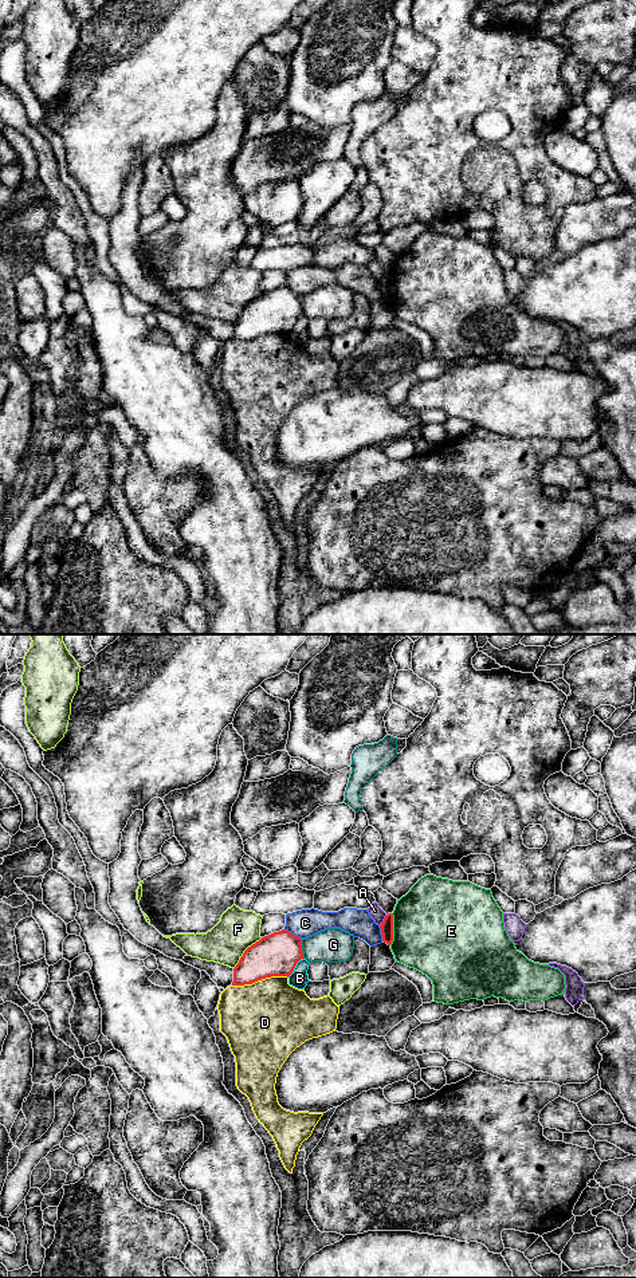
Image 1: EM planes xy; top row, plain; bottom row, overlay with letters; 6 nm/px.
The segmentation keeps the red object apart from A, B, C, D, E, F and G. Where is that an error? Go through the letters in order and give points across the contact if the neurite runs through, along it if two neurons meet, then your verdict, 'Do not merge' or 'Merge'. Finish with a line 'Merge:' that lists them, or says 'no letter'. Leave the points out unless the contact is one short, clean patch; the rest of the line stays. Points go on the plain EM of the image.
A: Boundary: xy (387, 271), (380, 282). Do not merge
B: Boundary: xy (302, 314), (287, 333). Do not merge
C: Do not merge
D: Do not merge
E: Do not merge
F: Do not merge
G: Do not merge
Merge: no letter

